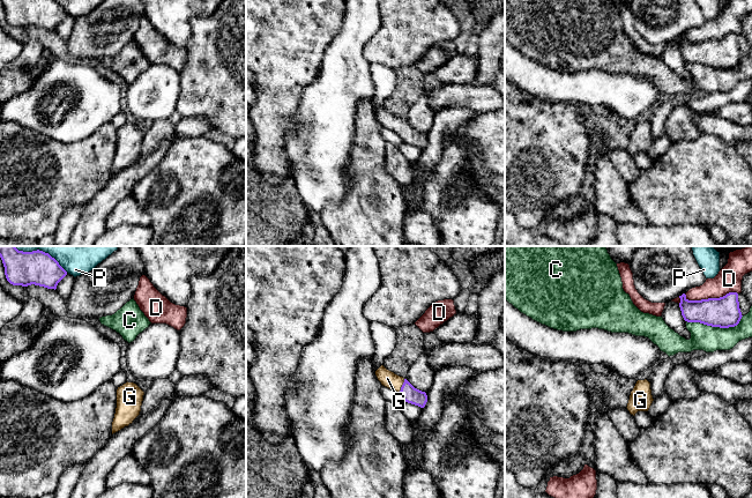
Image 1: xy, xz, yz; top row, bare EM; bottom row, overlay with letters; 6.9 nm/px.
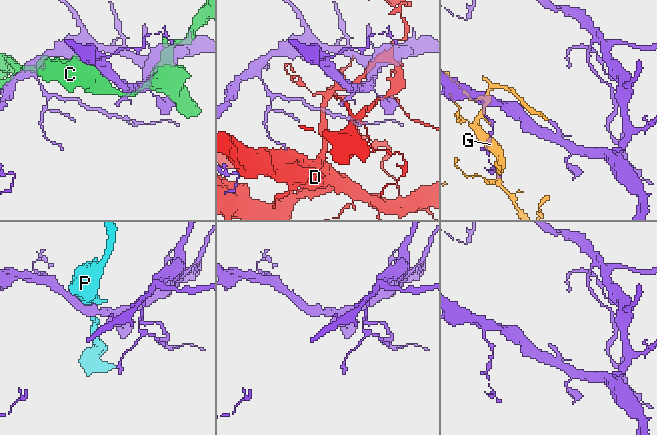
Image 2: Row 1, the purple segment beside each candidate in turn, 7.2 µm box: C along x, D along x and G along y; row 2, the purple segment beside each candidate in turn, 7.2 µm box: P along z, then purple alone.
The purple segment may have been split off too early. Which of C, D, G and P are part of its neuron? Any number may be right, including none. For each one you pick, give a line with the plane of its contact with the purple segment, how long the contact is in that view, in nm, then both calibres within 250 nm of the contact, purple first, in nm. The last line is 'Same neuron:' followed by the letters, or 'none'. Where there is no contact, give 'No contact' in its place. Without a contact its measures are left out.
G: Touches purple in xz. Shared border 110 nm. Thickness 120 nm (purple) against 120 nm
Same neuron: G

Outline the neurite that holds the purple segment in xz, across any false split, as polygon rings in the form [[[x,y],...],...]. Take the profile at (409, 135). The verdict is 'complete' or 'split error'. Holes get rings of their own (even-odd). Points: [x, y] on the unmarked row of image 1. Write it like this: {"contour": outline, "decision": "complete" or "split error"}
{"contour": [[[381,106],[375,117],[382,127],[397,133],[403,142],[424,149],[427,143],[427,136],[415,129],[407,120],[395,116]]], "decision": "split error"}

